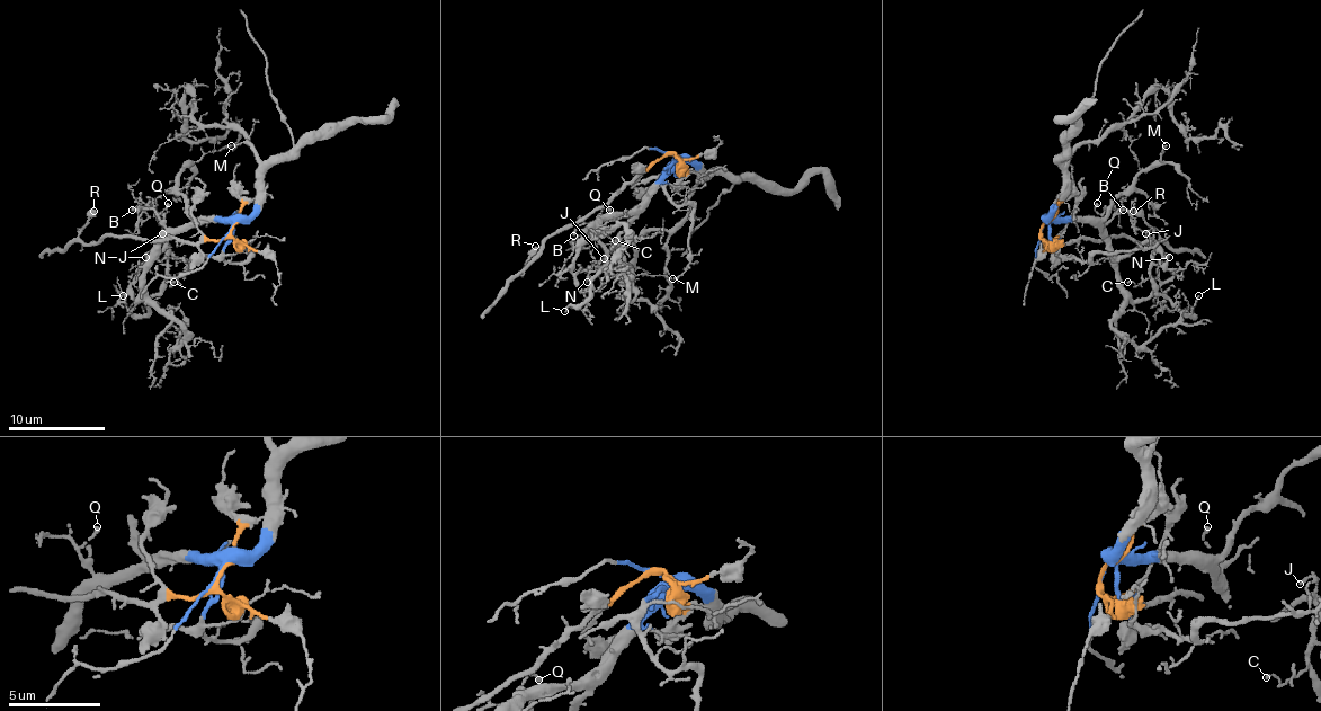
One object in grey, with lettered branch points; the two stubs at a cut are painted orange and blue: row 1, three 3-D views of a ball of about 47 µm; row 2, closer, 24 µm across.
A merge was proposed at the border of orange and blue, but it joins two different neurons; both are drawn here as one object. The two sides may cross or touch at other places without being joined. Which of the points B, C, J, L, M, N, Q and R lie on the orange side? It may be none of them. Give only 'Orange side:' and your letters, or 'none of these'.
Orange side: R

